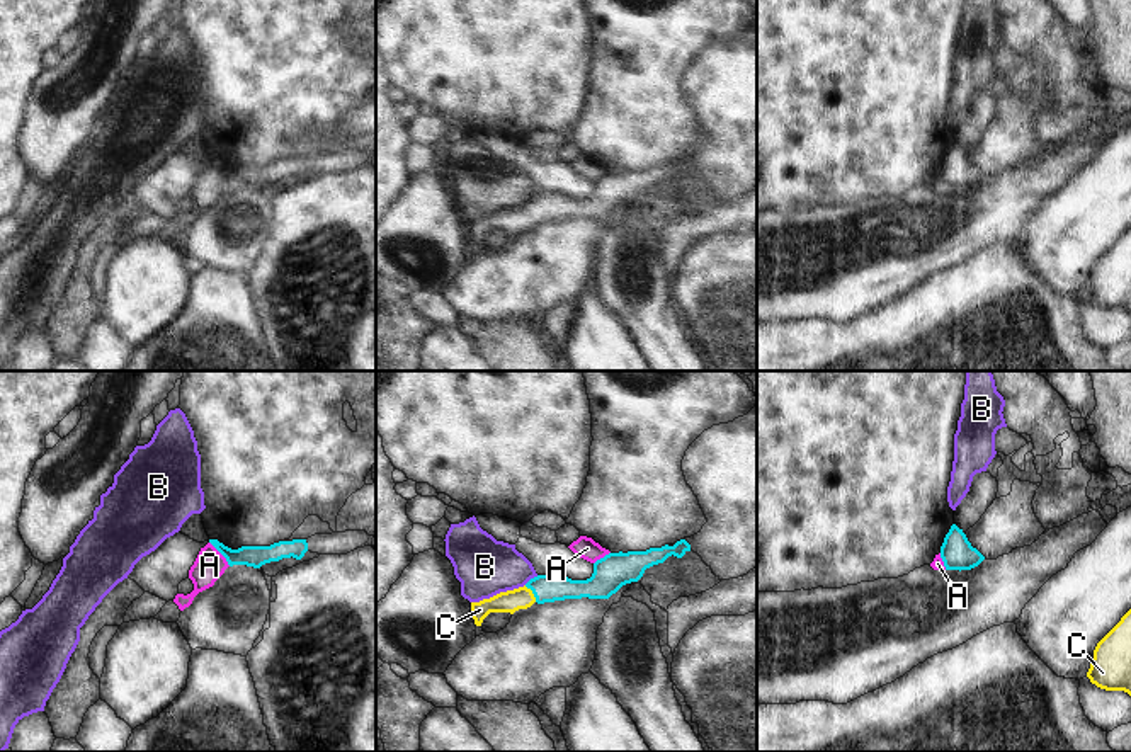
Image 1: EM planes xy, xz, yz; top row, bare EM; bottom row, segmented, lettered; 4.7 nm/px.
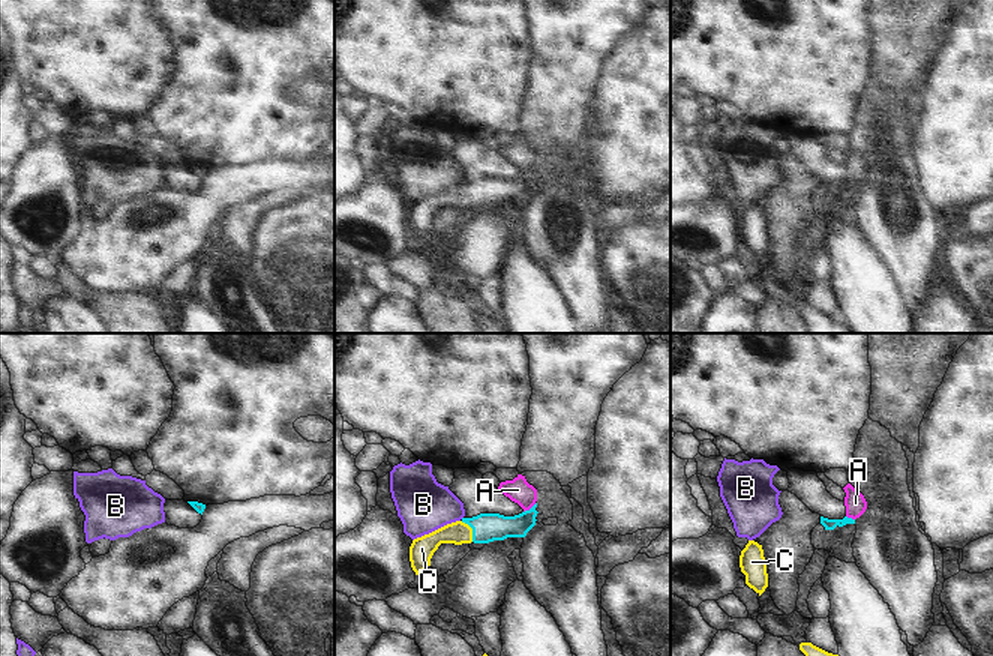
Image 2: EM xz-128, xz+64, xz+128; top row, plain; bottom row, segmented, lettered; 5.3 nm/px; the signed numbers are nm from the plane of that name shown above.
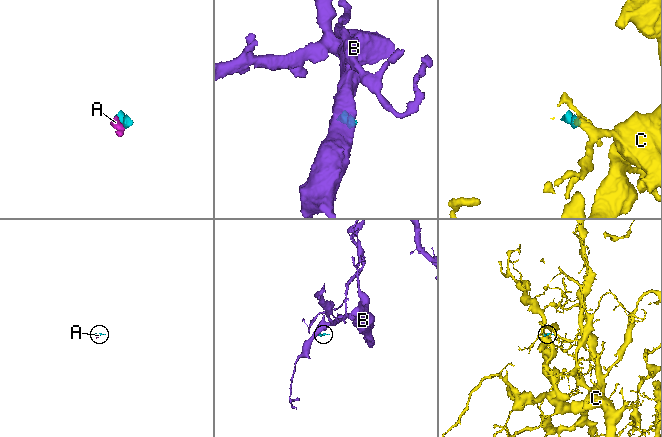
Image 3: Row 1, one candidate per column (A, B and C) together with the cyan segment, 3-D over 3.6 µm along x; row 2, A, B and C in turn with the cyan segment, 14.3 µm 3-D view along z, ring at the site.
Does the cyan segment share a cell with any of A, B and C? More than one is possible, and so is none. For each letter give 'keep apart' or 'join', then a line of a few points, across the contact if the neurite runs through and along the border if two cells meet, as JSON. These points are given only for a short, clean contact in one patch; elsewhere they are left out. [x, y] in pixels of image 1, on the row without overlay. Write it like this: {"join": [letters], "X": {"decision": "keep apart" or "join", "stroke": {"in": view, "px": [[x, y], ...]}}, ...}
{"join": ["C"], "A": {"decision": "keep apart", "stroke": {"in": "xy", "px": [[210, 160], [230, 184]]}}, "B": {"decision": "keep apart", "stroke": {"in": "xz", "px": [[538, 194], [524, 203]]}}, "C": {"decision": "join", "stroke": {"in": "xz", "px": [[545, 206], [533, 211], [522, 216]]}}}

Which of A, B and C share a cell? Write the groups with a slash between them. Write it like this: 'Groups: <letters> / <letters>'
Groups: A / B / C

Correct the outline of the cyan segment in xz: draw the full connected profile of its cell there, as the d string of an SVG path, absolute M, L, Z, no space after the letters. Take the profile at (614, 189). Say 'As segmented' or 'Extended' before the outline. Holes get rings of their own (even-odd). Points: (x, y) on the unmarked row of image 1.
Extended. M685 158L673 165L650 167L646 170L609 172L594 182L594 192L587 199L571 199L565 194L537 194L524 206L500 211L490 218L471 221L471 235L476 245L490 231L510 231L527 228L534 221L554 221L565 218L609 218L622 204L638 201L645 189L663 182L668 175L682 177L691 170Z

